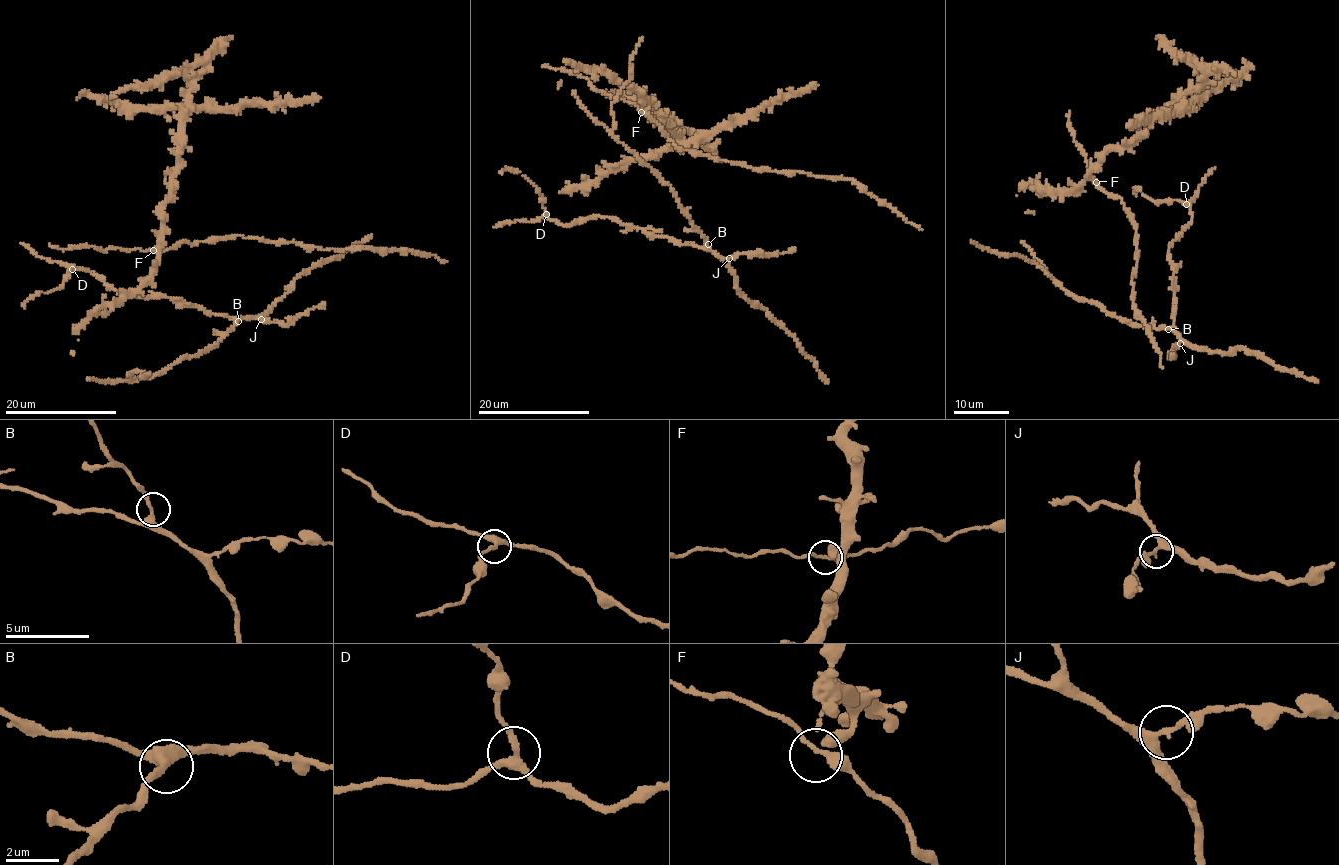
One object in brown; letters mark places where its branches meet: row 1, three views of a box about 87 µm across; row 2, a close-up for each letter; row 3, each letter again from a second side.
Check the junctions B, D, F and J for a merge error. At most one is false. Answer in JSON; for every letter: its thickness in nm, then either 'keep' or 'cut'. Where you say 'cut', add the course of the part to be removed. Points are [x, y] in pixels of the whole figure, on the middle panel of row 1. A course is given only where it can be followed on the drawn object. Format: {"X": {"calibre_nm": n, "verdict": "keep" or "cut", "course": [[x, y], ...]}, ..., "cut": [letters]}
{"B": {"calibre_nm": 240, "verdict": "keep"}, "D": {"calibre_nm": 260, "verdict": "keep"}, "F": {"calibre_nm": 260, "verdict": "keep"}, "J": {"calibre_nm": 240, "verdict": "keep"}, "cut": []}

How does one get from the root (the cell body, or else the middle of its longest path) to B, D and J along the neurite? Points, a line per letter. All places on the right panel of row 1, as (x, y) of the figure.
B: (1022, 240), (1064, 290), (1093, 302), (1122, 319), (1168, 329)
D: (1022, 240), (1064, 290), (1132, 323), (1172, 328), (1176, 281), (1169, 254), (1173, 240), (1192, 219), (1186, 204)
J: (1022, 240), (1064, 290), (1132, 323), (1171, 328), (1178, 335), (1180, 343)

